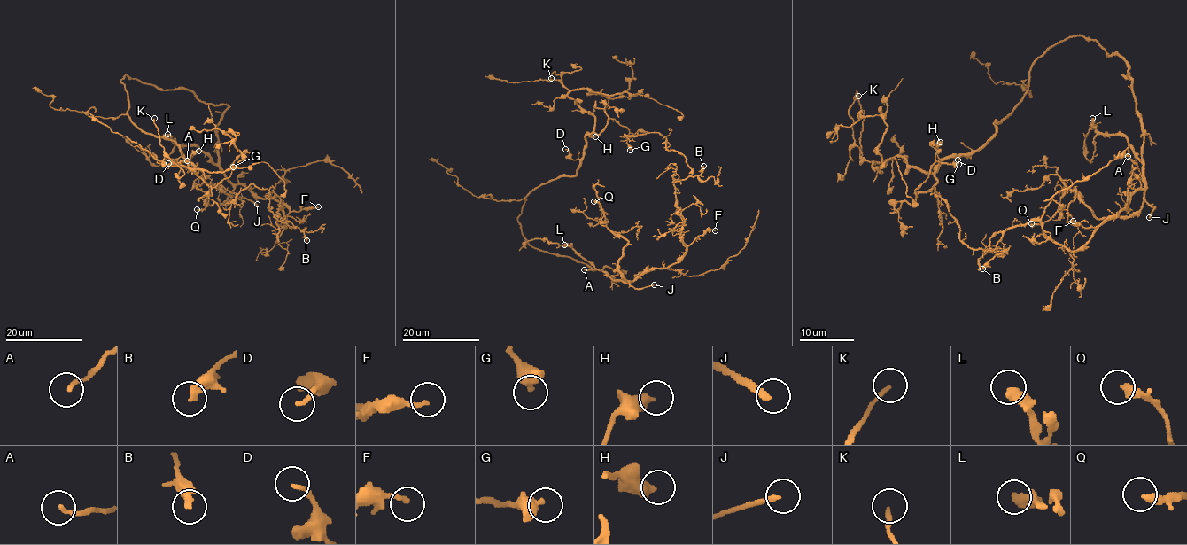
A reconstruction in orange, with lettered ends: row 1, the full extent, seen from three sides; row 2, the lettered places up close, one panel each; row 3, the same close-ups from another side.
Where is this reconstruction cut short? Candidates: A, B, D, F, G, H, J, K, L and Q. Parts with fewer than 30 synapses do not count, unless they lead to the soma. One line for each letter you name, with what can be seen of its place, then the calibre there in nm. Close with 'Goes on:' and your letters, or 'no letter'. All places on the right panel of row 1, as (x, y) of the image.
J: (1149, 217) | 220 nm
L: (1092, 118) | 460 nm
Goes on: J, L

